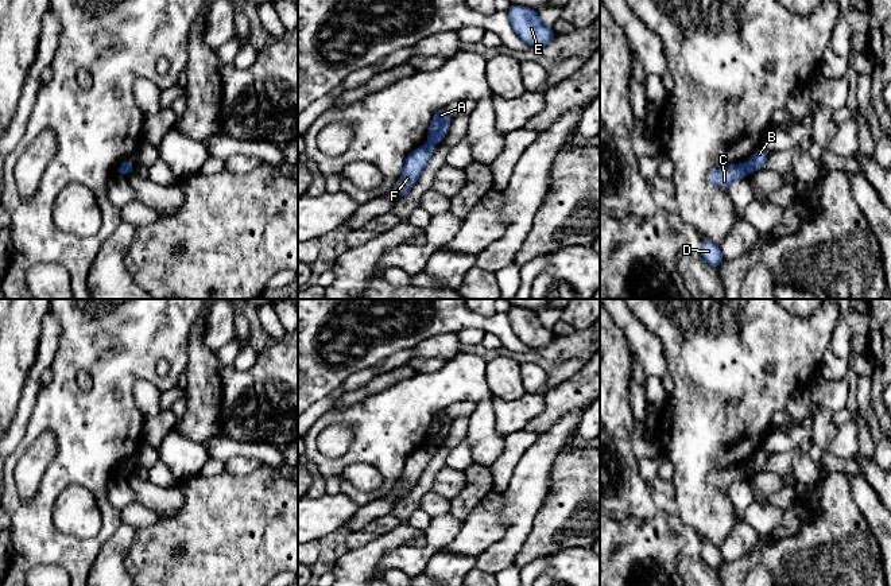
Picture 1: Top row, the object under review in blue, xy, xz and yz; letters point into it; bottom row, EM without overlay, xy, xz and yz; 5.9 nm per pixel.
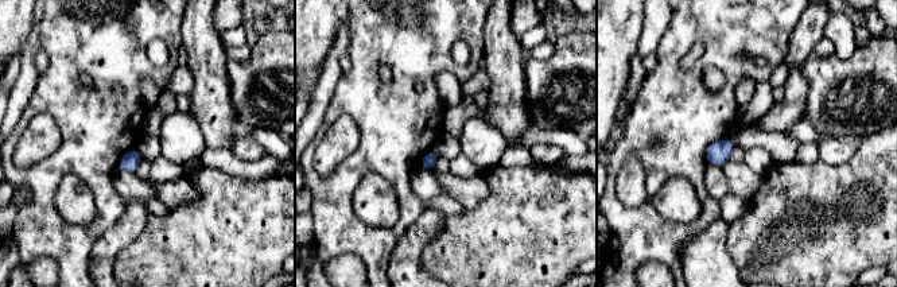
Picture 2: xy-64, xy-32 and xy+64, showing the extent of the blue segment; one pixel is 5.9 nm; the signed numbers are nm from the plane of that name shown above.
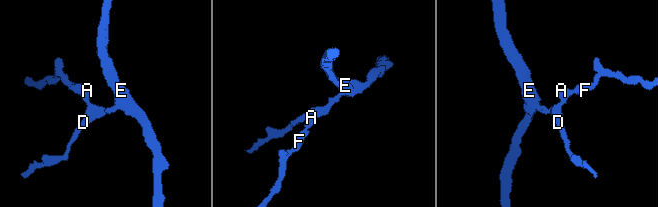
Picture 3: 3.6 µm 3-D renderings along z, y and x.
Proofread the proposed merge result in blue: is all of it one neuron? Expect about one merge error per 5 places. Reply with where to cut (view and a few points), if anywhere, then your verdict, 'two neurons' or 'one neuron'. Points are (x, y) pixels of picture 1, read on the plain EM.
yz (747, 465), (750, 472) | two neurons

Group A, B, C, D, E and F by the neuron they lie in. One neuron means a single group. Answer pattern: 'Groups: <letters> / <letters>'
Groups: A C D E / B F

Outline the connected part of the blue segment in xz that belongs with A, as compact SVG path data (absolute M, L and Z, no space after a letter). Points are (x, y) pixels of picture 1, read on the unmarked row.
M439 410L434 414L431 427L429 431L427 447L437 447L448 435L452 424L452 418L445 410Z

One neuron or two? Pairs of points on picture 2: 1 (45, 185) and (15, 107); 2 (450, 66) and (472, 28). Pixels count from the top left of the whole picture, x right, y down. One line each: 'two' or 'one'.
1: two
2: one

